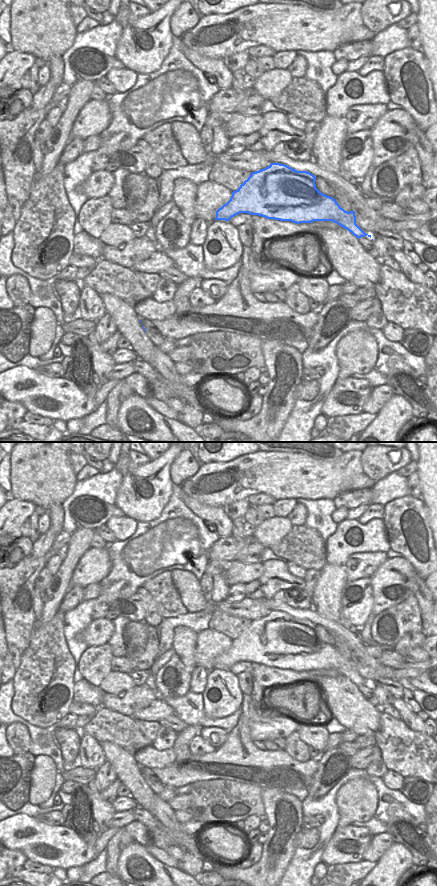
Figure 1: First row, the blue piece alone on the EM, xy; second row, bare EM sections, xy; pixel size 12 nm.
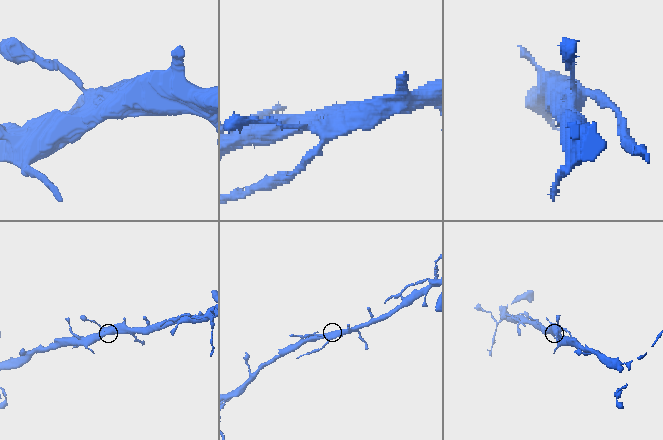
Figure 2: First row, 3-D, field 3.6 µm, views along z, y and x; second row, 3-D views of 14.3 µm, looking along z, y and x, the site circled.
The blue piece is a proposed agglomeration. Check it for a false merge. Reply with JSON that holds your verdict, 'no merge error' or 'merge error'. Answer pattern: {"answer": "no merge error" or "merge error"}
{"answer": "no merge error"}

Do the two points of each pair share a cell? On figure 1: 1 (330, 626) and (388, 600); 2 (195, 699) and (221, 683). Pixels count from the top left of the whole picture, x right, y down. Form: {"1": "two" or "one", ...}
{"1": "two", "2": "two"}

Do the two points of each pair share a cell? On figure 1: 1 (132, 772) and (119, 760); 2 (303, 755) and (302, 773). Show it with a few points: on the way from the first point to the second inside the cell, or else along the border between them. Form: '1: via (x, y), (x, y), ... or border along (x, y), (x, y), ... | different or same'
1: via (129, 770), (122, 763) | same
2: border along (283, 750), (297, 760), (307, 761), (309, 759) | different

